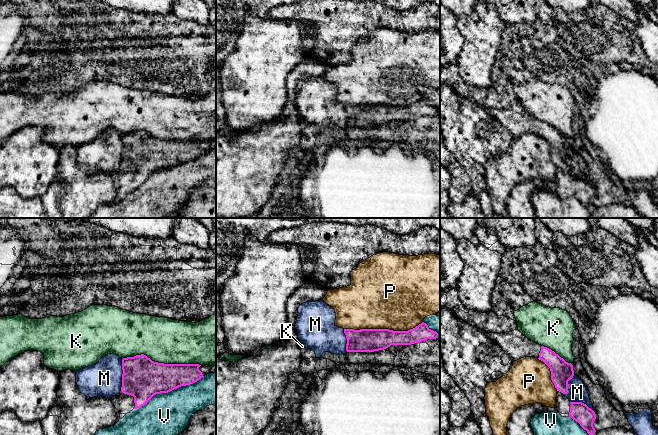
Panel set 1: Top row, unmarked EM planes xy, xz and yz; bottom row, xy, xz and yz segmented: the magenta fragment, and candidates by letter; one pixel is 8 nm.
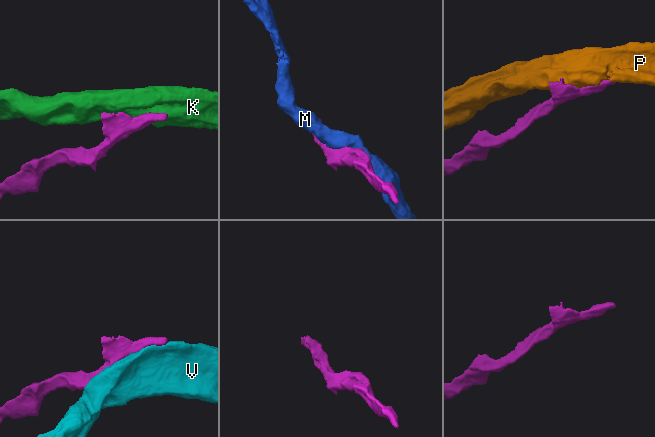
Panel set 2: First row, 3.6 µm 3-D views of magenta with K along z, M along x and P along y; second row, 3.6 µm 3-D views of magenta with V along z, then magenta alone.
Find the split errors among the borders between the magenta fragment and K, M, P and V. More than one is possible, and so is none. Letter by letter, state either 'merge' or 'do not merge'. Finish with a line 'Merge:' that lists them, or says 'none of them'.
K: do not merge
M: do not merge
P: do not merge
V: do not merge
Merge: none of them

